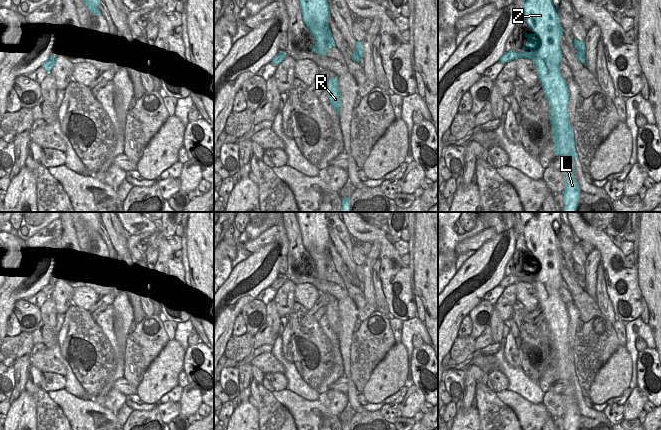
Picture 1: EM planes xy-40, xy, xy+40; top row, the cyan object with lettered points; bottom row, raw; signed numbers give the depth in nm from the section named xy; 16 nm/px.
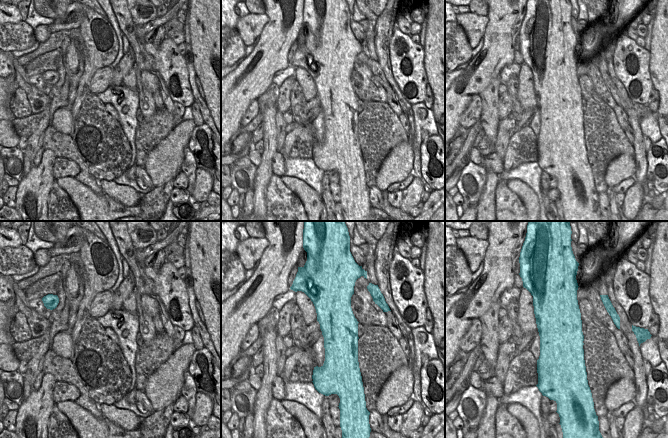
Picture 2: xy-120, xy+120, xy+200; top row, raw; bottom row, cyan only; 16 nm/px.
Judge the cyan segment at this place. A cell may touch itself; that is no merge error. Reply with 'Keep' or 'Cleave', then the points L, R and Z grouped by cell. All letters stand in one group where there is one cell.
Keep. Groups: L R Z

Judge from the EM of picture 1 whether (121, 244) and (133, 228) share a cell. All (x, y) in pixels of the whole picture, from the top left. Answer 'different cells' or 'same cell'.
different cells

